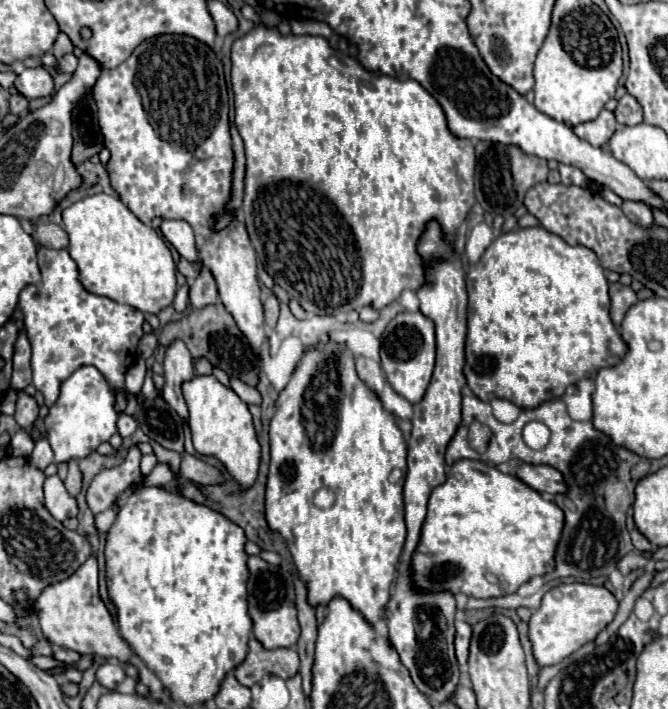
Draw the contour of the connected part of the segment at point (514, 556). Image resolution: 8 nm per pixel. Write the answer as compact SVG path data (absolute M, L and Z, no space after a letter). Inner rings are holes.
M458 460L446 476L446 482L436 486L428 498L428 510L420 532L420 544L410 560L412 584L420 592L452 592L472 598L494 598L514 594L520 584L534 576L544 576L554 568L554 552L564 526L562 510L544 500L536 490L528 488L512 474L504 474L498 468L480 460ZM488 574L496 576L496 582L488 582Z

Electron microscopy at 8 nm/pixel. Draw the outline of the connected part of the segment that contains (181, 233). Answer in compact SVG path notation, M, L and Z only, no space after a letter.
M164 220L160 226L164 238L178 250L180 256L184 256L188 262L198 262L198 250L194 242L192 226L184 220Z

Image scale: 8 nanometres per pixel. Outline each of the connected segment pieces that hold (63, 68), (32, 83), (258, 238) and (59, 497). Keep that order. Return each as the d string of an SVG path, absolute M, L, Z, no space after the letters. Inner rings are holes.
M66 54L66 56L62 56L62 58L58 60L58 64L56 64L56 70L58 70L58 72L72 74L72 72L76 70L76 64L78 64L76 56L74 56L74 54Z
M24 68L16 76L14 86L26 98L44 98L54 92L54 82L44 68Z
M256 24L248 34L238 38L232 44L232 90L234 90L234 112L236 112L236 128L244 140L246 148L246 178L244 178L244 226L248 230L252 248L256 250L256 258L264 264L268 276L288 292L288 296L296 298L300 306L308 312L330 316L332 310L356 310L366 304L382 310L392 300L400 296L404 288L416 290L424 284L424 266L422 258L416 252L418 238L428 220L438 218L444 234L456 236L462 220L466 218L470 206L476 200L474 195L474 176L476 155L474 144L464 138L452 136L444 110L438 100L428 94L420 82L416 80L398 80L386 74L376 74L366 70L356 58L334 52L326 38L310 36L310 34L288 34L282 36L278 28L270 28L266 24Z
M56 474L44 482L44 506L60 522L78 514L76 500L66 492L64 482Z

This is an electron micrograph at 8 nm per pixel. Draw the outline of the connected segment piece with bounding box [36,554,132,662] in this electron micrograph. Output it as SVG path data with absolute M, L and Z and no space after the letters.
M94 554L70 578L44 588L44 592L36 600L36 614L40 620L42 634L56 646L70 648L80 654L116 658L118 662L128 662L132 658L130 646L116 630L108 608L100 600L98 564Z

